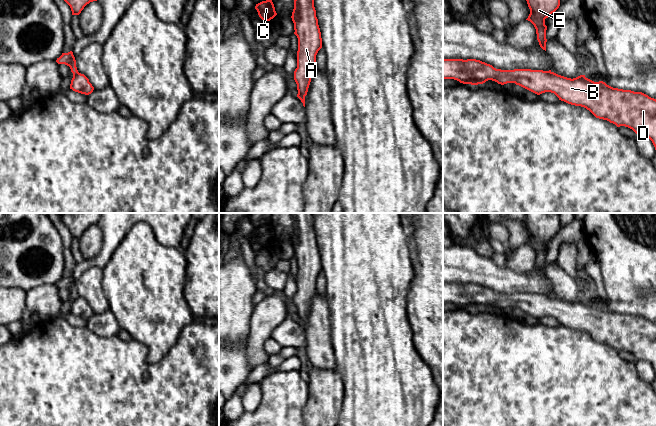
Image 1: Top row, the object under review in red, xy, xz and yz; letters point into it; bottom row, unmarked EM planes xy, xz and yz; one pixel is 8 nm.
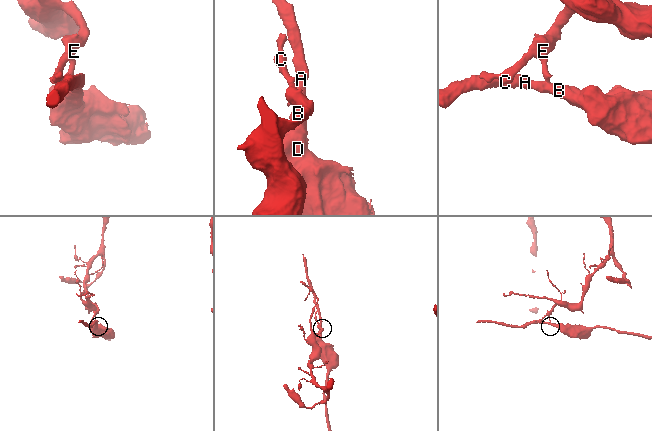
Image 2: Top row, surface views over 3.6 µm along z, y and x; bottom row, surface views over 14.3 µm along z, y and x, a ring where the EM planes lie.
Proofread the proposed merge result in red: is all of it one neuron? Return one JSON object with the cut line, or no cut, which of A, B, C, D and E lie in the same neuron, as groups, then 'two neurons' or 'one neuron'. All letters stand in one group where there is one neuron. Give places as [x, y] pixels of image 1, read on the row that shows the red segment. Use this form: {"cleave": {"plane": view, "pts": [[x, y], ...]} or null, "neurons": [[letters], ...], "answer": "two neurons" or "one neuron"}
{"cleave": {"plane": "xy", "pts": [[77, 71], [73, 75]]}, "neurons": [["A", "B", "D"], ["C", "E"]], "answer": "two neurons"}

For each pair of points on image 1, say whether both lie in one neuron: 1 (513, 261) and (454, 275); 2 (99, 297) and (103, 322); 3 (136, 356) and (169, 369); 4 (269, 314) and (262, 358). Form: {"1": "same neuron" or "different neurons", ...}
{"1": "different neurons", "2": "different neurons", "3": "same neuron", "4": "same neuron"}

